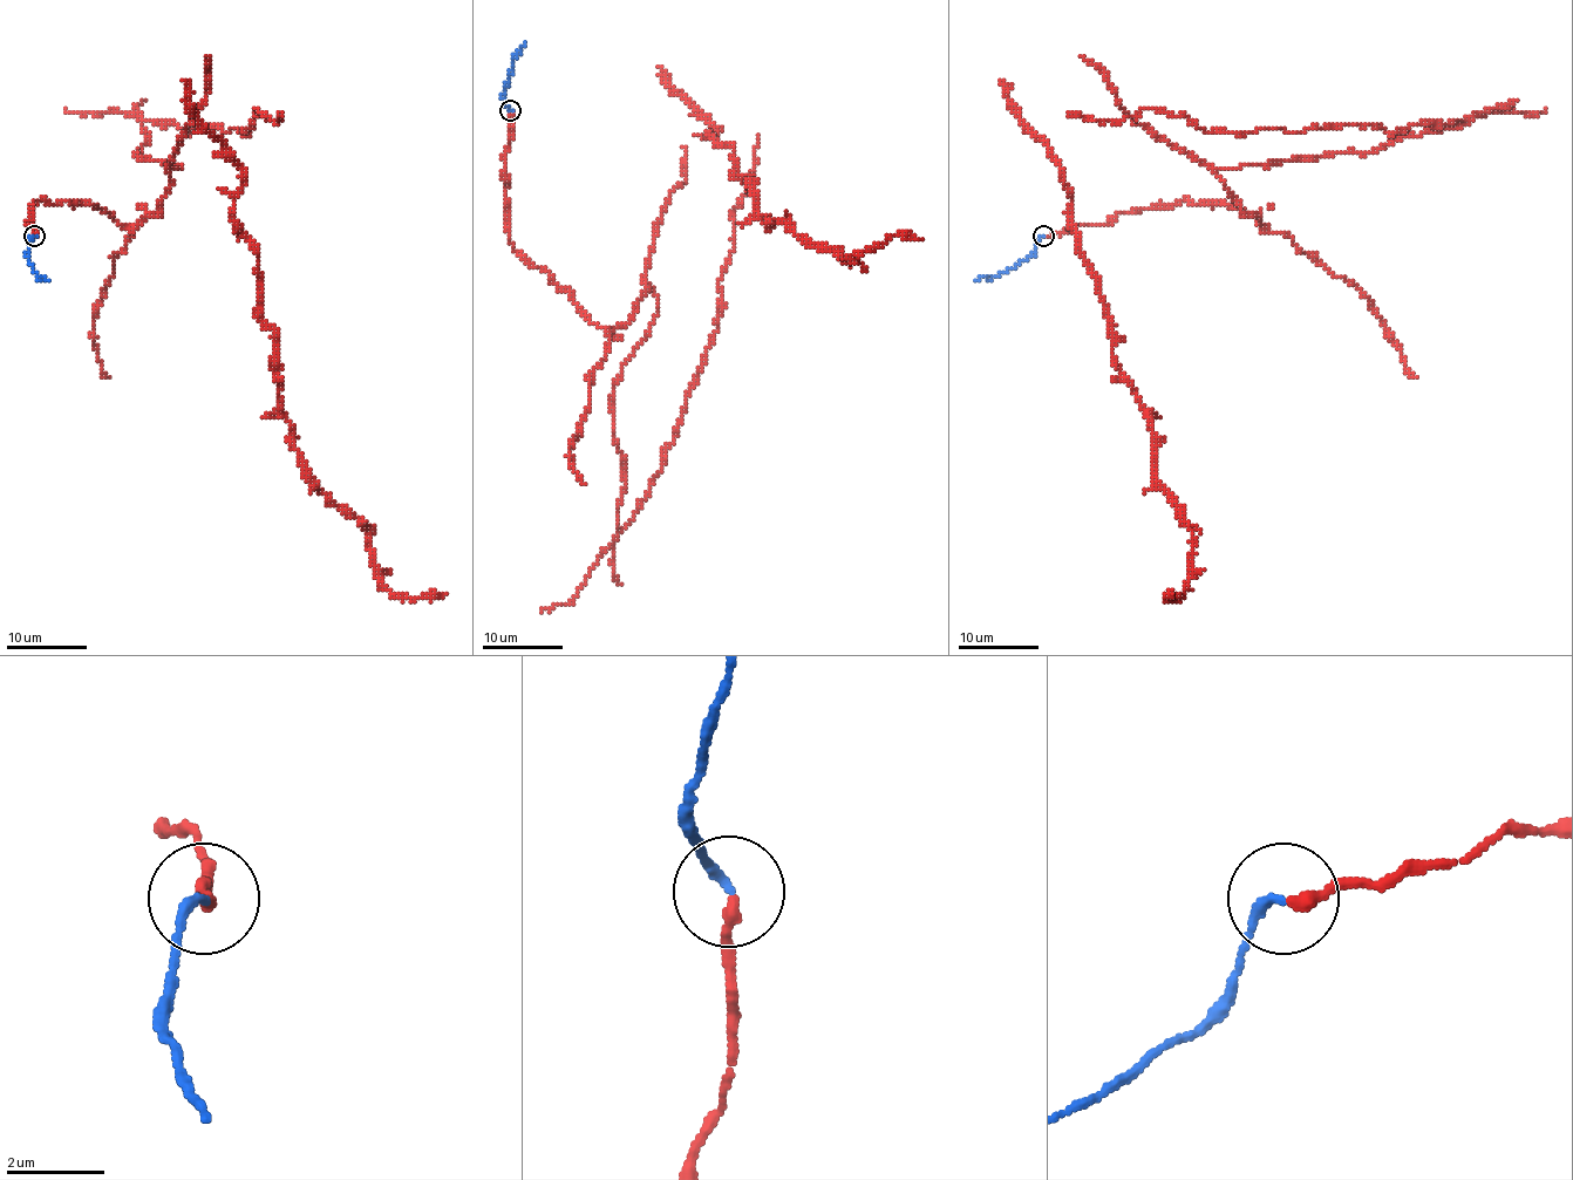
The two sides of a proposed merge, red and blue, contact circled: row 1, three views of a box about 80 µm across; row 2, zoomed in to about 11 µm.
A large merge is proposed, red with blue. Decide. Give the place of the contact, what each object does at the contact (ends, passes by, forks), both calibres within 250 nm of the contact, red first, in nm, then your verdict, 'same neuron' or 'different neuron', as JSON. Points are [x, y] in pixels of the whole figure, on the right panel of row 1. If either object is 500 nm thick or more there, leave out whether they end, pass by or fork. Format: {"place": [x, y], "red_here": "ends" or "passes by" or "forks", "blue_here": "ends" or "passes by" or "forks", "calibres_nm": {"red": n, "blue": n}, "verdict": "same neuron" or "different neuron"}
{"place": [1043, 236], "red_here": "ends", "blue_here": "ends", "calibres_nm": {"red": 260, "blue": 200}, "verdict": "same neuron"}

